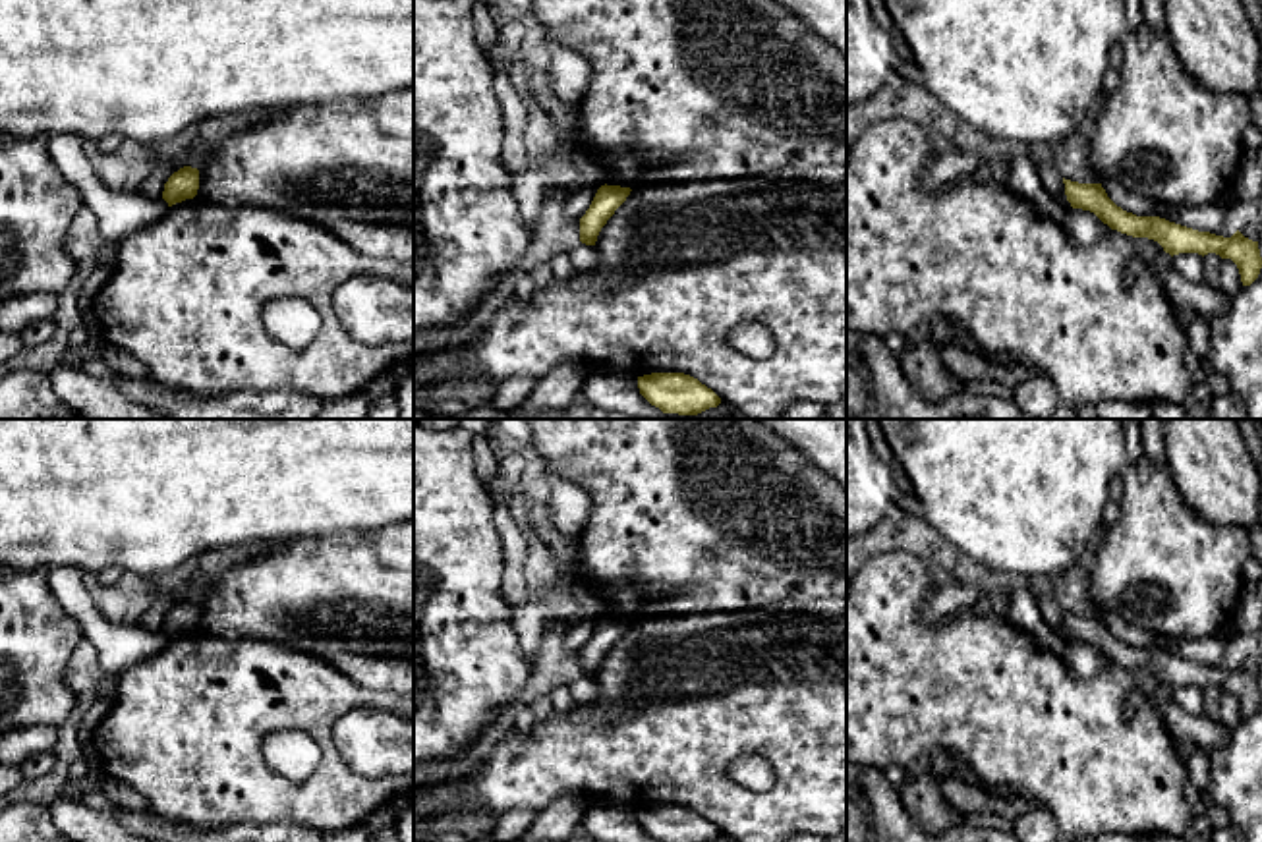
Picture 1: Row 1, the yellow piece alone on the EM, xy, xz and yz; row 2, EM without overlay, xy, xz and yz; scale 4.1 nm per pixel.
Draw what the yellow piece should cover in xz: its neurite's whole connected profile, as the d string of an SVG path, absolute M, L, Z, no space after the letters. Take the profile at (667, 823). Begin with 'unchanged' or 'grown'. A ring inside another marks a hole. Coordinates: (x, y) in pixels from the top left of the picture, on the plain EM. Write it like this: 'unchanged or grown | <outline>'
unchanged | M651 805L638 809L640 827L659 842L709 842L721 836L721 830L684 805Z

